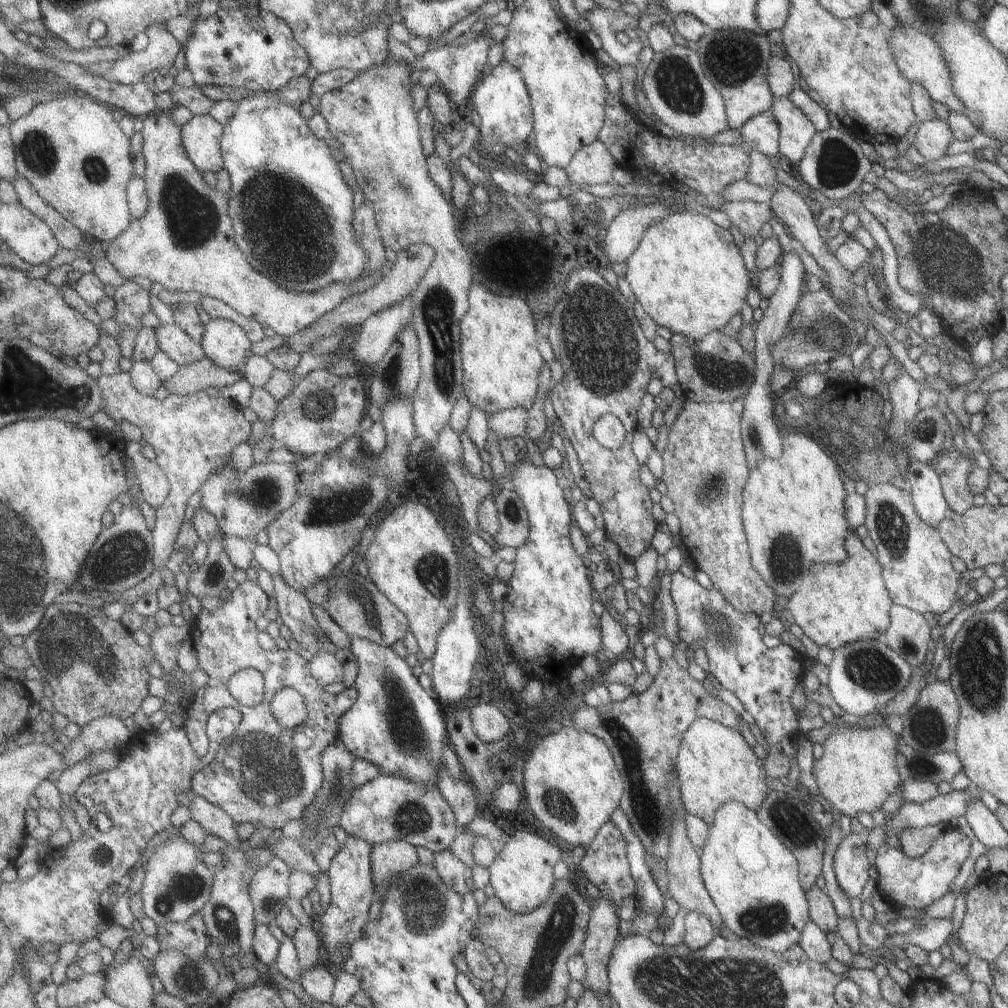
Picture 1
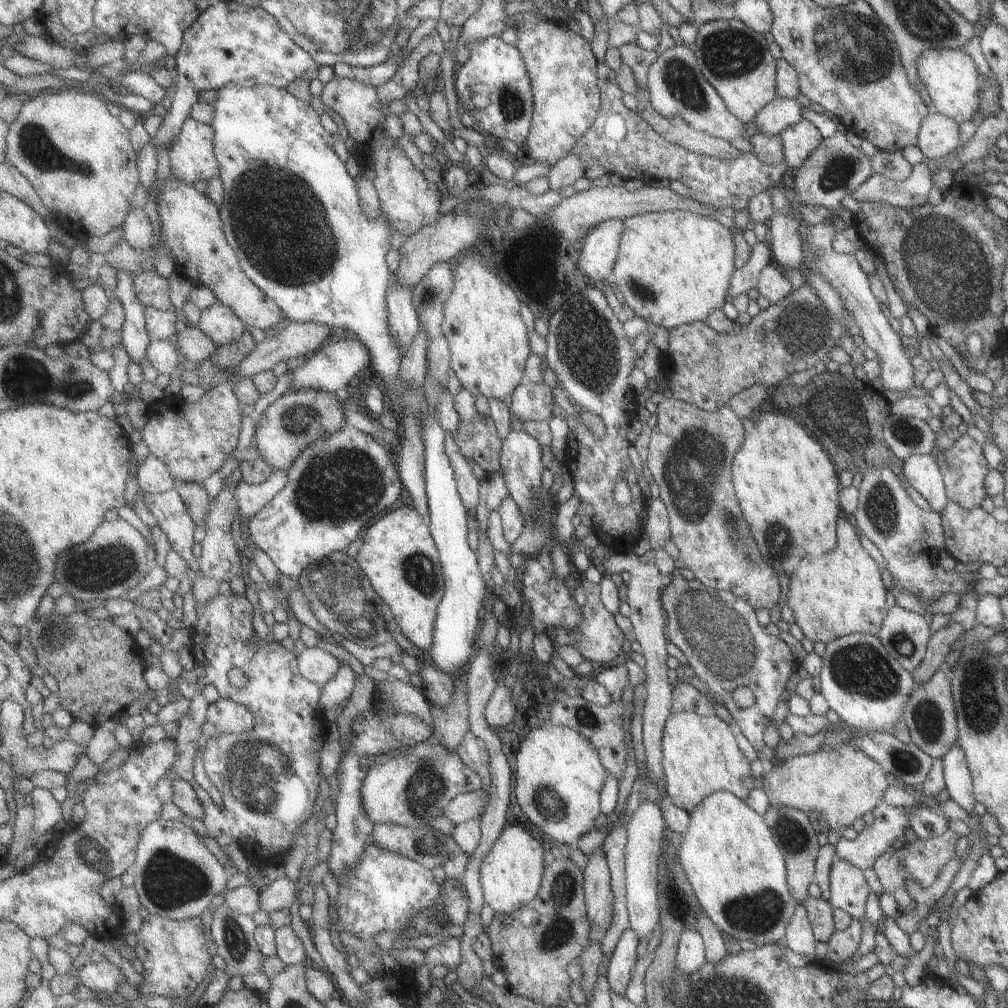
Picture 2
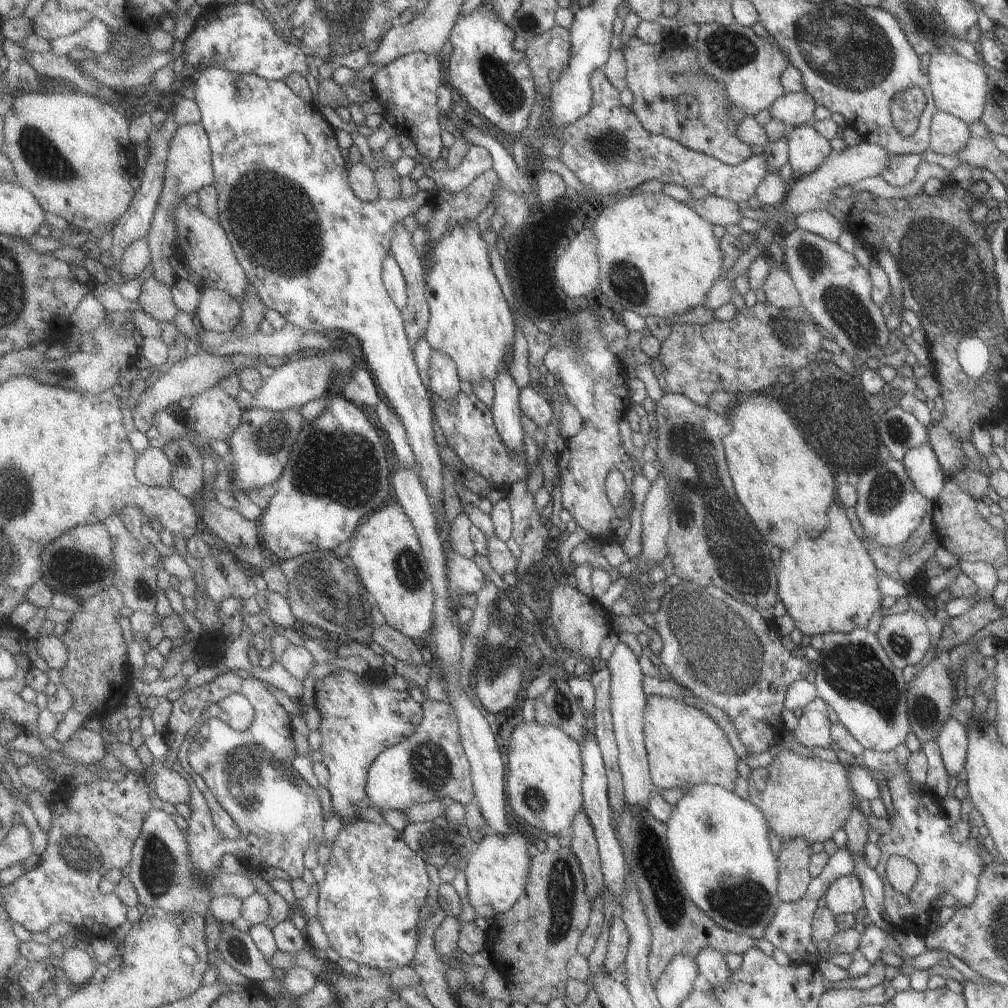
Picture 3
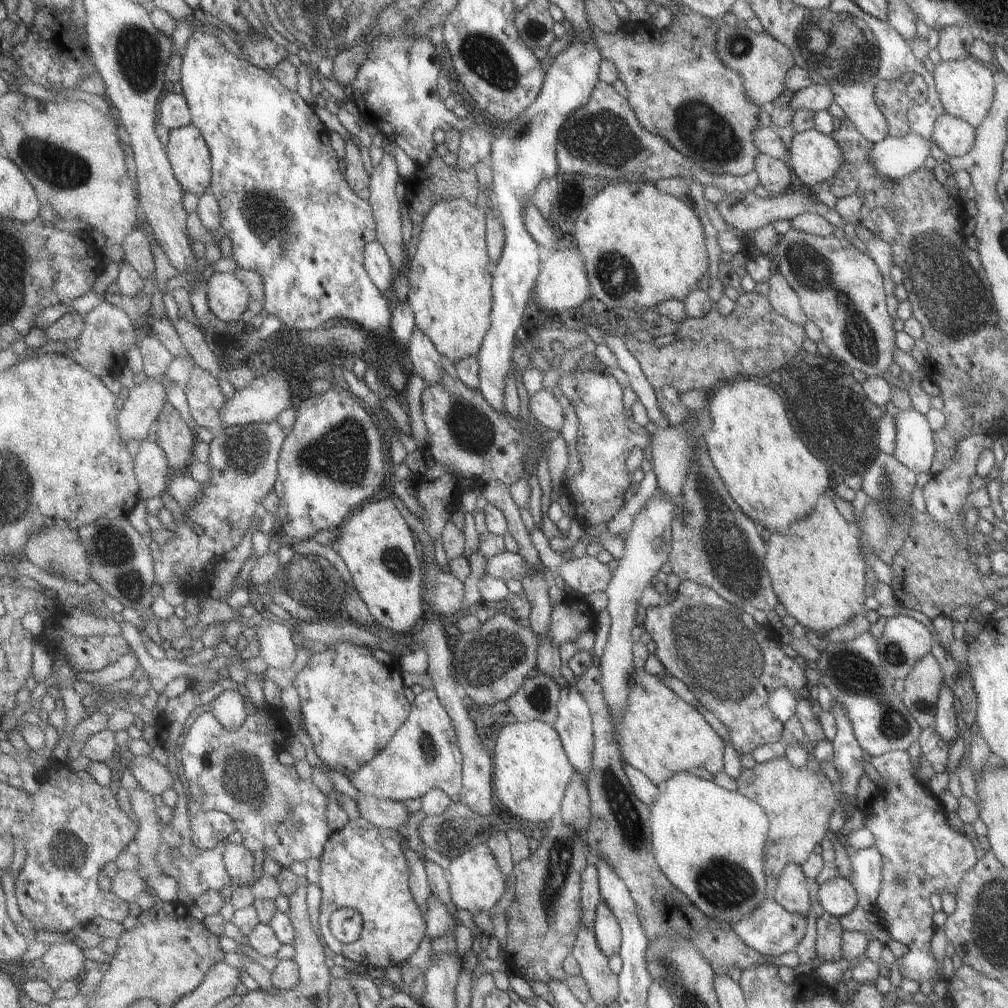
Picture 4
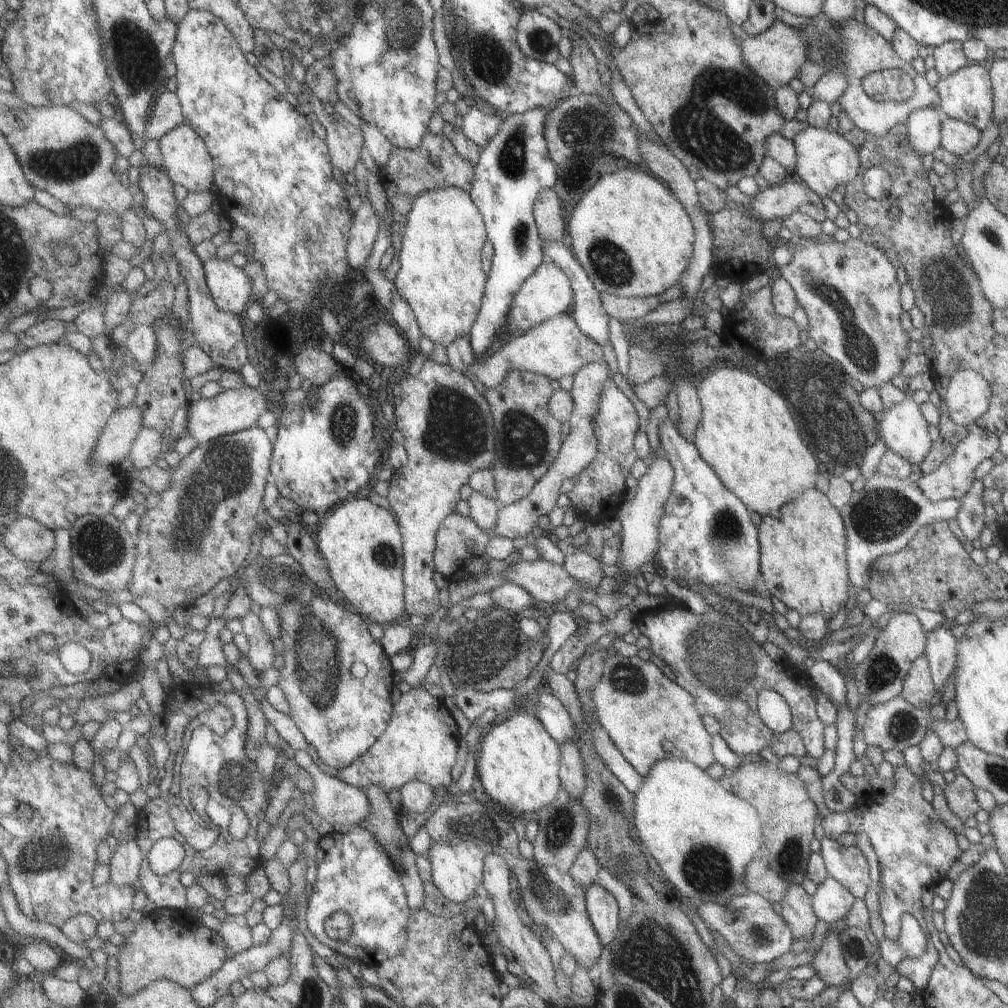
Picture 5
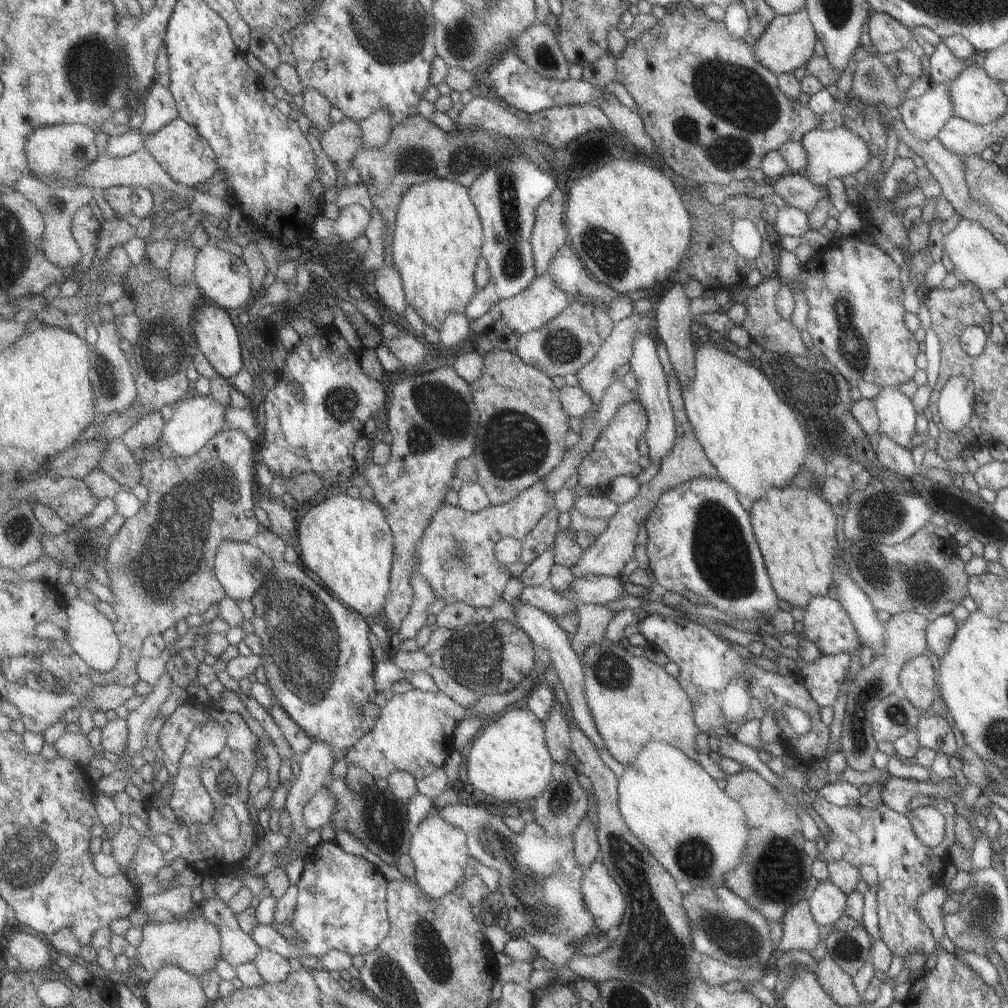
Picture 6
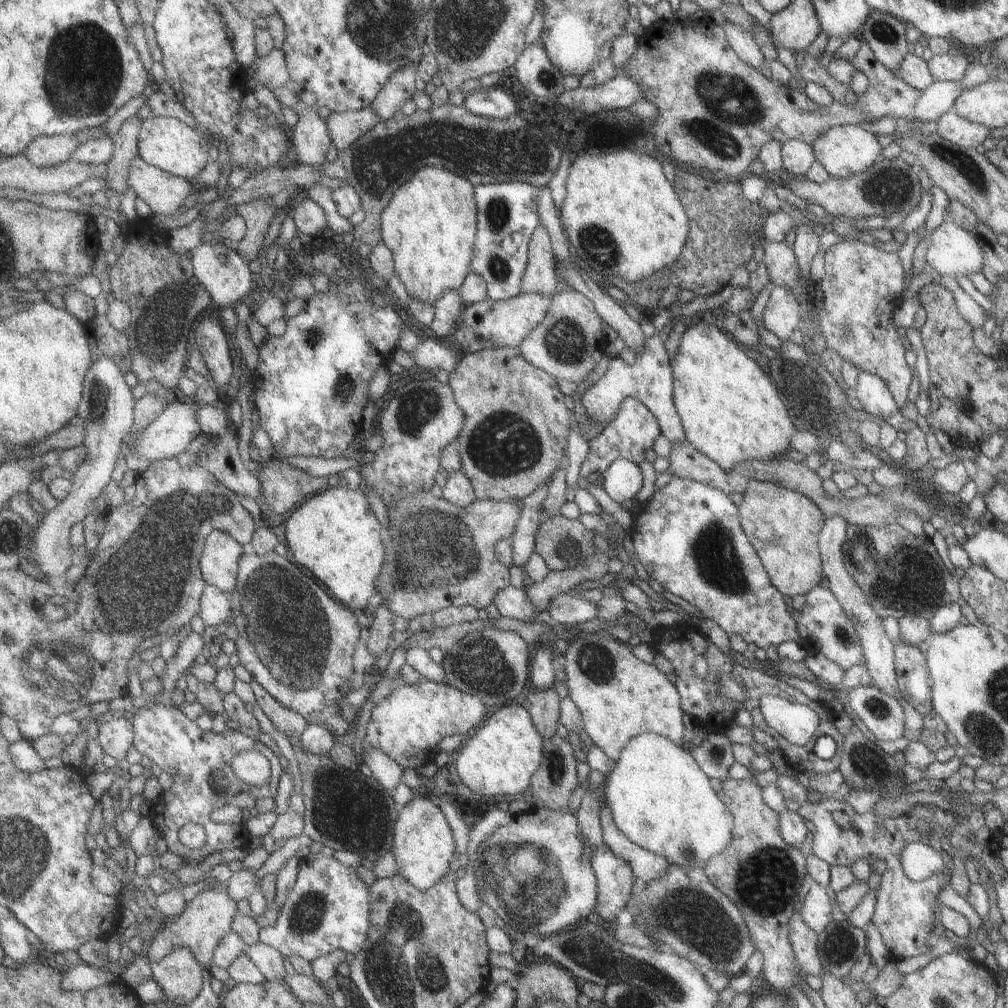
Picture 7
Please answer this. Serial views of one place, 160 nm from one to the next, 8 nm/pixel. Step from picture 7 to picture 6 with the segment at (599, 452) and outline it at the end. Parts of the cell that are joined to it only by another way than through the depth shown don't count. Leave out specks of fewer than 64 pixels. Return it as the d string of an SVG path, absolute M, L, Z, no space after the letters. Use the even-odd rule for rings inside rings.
M631 400L623 404L619 408L619 412L615 414L615 418L611 420L611 424L607 426L607 430L599 436L593 451L586 456L581 466L579 466L578 474L578 492L575 496L579 496L580 492L591 486L597 486L599 491L603 493L609 484L619 476L619 474L631 474L631 476L639 476L641 474L641 464L639 464L639 438L645 438L649 428L648 412L639 400Z

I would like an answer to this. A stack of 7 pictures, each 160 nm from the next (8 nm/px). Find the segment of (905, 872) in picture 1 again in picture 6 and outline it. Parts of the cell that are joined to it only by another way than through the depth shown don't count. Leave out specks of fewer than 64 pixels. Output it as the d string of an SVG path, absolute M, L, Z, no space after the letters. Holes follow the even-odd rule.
M913 796L908 801L906 811L913 811L921 806L931 806L935 809L941 810L945 828L943 840L936 846L927 847L923 846L913 830L908 820L907 813L899 813L886 808L884 805L879 804L877 808L870 810L863 808L860 805L850 805L847 807L837 807L829 804L823 798L816 798L811 804L811 812L815 812L815 816L823 822L823 826L827 828L827 835L825 848L819 852L817 859L823 862L835 862L843 860L855 868L863 865L871 865L877 871L877 885L875 896L875 914L876 922L878 925L878 932L880 933L880 940L885 944L885 947L892 956L905 956L909 950L917 952L925 952L925 954L932 958L935 953L935 942L931 936L931 932L922 922L915 910L916 901L919 900L921 894L925 894L927 890L931 890L933 886L937 886L941 880L945 866L949 863L948 849L955 843L955 836L953 832L955 820L955 808L949 799L931 798L925 796Z

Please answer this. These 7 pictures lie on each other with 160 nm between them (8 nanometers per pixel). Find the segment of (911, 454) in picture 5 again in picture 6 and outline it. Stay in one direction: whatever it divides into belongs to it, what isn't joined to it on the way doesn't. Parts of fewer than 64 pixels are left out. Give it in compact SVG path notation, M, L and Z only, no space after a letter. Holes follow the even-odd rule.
M887 386L881 387L877 394L873 394L869 402L875 410L879 435L887 436L895 444L911 451L909 438L914 435L917 420L911 399L895 388Z

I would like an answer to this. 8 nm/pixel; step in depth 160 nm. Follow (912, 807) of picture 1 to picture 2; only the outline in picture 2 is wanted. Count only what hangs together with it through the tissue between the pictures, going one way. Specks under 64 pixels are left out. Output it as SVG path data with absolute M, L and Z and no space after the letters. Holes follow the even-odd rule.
M879 802L873 810L873 824L866 826L853 840L839 838L833 846L833 862L845 860L861 871L872 867L873 862L891 844L894 837L902 836L909 827L907 812Z

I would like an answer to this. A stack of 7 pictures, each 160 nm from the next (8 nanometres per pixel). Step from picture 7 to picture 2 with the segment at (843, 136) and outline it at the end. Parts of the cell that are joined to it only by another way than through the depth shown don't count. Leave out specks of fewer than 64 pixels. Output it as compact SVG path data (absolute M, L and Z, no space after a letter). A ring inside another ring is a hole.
M801 118L780 133L782 160L787 167L798 168L820 146L822 137L813 124Z

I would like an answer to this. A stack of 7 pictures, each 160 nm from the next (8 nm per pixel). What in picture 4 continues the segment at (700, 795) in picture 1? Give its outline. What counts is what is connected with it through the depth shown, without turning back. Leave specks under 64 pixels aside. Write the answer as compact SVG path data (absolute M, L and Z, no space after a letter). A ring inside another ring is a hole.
M634 669L628 707L622 718L617 723L614 722L613 726L623 758L658 786L665 784L667 779L671 779L679 771L691 770L691 768L704 768L714 776L723 772L725 740L711 728L697 708L685 702L681 696L677 696L671 688L667 688L659 675L647 674L644 669Z

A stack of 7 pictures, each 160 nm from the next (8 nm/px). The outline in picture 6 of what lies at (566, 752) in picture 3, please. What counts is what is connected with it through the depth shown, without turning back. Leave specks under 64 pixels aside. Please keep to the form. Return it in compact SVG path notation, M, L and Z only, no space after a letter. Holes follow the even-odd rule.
M517 706L498 718L490 720L483 725L480 731L471 740L471 750L463 759L462 766L467 771L467 782L477 791L497 798L500 802L521 802L521 800L537 799L547 790L549 782L553 779L553 766L555 760L549 752L548 742L545 738L545 726L533 712L525 706Z

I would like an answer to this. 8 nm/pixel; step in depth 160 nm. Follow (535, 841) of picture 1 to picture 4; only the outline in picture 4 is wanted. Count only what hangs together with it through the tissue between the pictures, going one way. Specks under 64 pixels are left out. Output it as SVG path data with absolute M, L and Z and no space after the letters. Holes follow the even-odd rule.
M488 843L478 844L469 851L464 851L459 857L451 859L446 875L450 880L452 901L459 909L468 910L477 915L481 910L491 910L507 890L508 876L502 871L500 862Z

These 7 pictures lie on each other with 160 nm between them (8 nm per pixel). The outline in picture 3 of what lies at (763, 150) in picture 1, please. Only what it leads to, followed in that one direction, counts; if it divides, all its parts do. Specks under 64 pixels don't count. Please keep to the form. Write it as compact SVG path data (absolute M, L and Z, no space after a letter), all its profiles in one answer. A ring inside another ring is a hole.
M804 91L785 93L768 108L770 118L775 118L783 124L800 126L812 121L813 112L816 111L816 102Z

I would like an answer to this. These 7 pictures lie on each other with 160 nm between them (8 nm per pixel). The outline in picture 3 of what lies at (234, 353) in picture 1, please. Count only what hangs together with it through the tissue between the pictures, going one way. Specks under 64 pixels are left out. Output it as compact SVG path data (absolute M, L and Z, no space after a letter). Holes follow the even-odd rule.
M221 288L202 290L197 314L201 325L208 331L232 332L241 323L242 303Z

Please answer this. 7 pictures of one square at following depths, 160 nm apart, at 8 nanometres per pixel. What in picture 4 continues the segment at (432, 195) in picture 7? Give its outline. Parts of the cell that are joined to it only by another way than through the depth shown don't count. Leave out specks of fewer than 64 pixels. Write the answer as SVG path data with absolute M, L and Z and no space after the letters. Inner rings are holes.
M461 197L443 199L428 211L428 215L424 218L422 224L419 240L417 250L408 264L407 277L409 289L406 298L411 310L416 316L417 326L436 344L439 352L441 352L448 360L452 361L453 364L470 356L479 356L485 337L492 328L492 310L494 308L494 296L492 293L494 278L489 271L490 268L488 268L491 258L488 251L488 221L486 212L481 210L477 204L468 201L467 199L462 199Z

